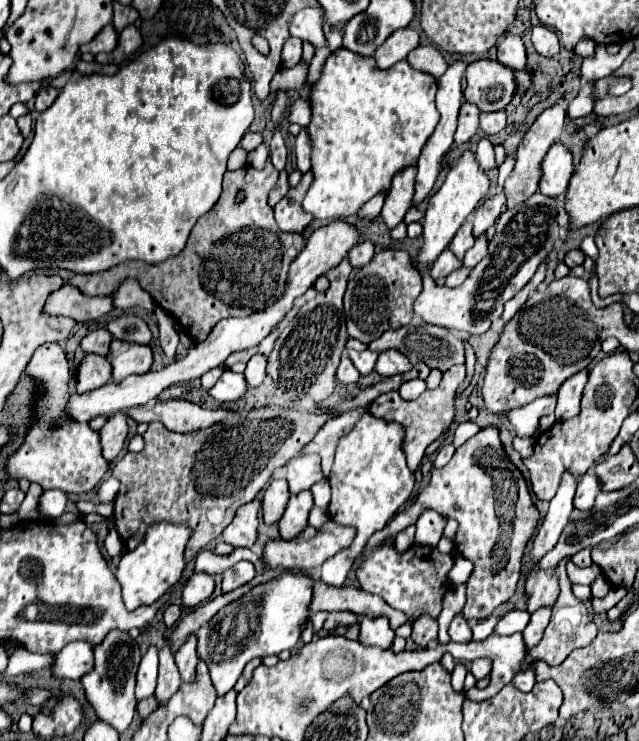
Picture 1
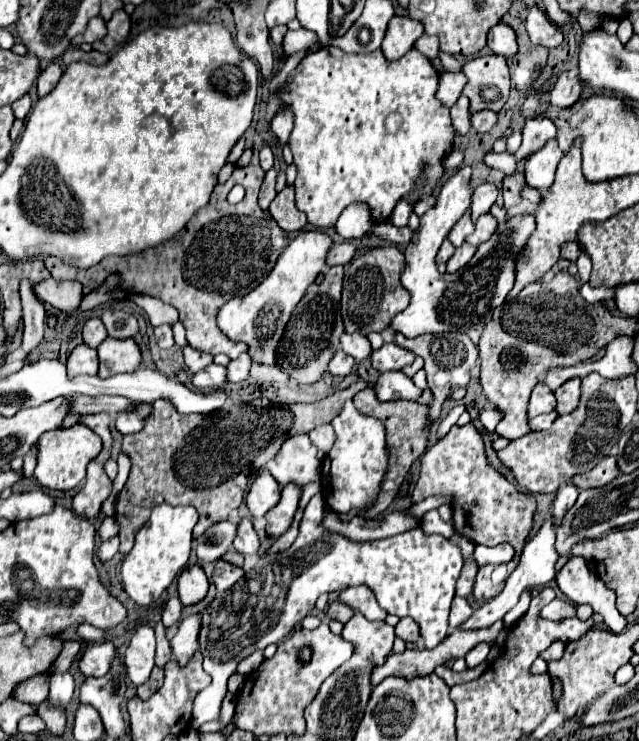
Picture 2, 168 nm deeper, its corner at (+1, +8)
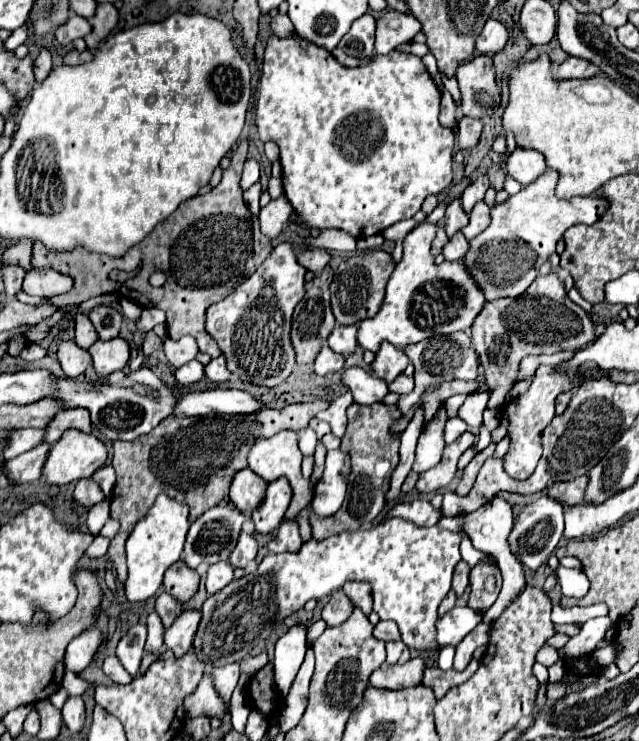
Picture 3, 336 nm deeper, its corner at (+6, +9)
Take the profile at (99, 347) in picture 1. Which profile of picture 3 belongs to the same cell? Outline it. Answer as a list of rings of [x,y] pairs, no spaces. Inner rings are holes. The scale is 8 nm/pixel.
[[[79,312],[79,314],[75,316],[75,344],[77,344],[79,348],[85,348],[85,350],[87,350],[97,338],[99,338],[99,336],[97,336],[93,324],[89,322],[89,318]]]

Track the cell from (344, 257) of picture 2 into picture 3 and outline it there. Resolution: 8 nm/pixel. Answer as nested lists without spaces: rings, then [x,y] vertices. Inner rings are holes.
[[[311,248],[311,250],[301,250],[297,254],[297,262],[301,262],[301,266],[305,266],[307,270],[311,272],[319,272],[321,268],[327,266],[329,262],[329,254],[325,250],[319,250],[319,248]]]

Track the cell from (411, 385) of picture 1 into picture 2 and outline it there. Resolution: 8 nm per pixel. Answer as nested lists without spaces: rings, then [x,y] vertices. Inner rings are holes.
[[[388,371],[382,373],[380,379],[374,385],[376,395],[380,401],[390,401],[390,399],[410,399],[416,401],[422,395],[422,389],[414,385],[410,377],[406,377],[402,371]]]

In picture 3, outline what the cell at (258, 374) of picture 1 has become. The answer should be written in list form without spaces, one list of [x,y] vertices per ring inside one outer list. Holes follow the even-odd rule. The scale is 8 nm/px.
[[[219,356],[219,358],[213,358],[207,366],[205,366],[205,378],[213,384],[221,384],[221,382],[227,382],[229,380],[229,370],[225,368],[225,358]]]

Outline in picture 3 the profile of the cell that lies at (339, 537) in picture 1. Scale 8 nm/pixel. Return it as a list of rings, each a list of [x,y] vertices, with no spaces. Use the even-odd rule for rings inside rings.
[[[413,500],[413,502],[405,502],[405,504],[397,504],[389,510],[389,516],[399,516],[405,520],[411,520],[417,526],[433,526],[439,522],[439,518],[443,516],[441,510],[435,510],[431,506],[431,502],[427,500]]]

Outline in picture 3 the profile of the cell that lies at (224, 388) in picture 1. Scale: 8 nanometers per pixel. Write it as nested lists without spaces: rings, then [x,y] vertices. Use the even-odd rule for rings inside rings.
[[[193,360],[193,362],[187,362],[185,366],[177,368],[177,370],[173,372],[173,376],[175,376],[175,380],[177,380],[181,386],[191,386],[191,384],[195,384],[195,382],[199,382],[199,380],[205,378],[203,372],[205,372],[205,366],[203,366],[201,362]]]

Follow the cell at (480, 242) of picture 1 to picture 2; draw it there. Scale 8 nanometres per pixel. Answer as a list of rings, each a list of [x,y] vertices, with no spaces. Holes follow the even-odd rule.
[[[486,213],[486,215],[482,215],[482,217],[476,221],[476,231],[466,239],[466,243],[478,247],[478,245],[484,243],[486,239],[490,239],[490,235],[494,233],[494,229],[496,229],[496,219],[494,219],[490,213]]]

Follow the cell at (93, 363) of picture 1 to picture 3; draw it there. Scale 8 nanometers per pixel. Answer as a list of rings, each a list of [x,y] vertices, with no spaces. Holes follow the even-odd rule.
[[[73,340],[59,344],[57,358],[59,358],[59,364],[61,364],[67,378],[77,378],[77,376],[85,374],[91,368],[89,352],[79,348]]]

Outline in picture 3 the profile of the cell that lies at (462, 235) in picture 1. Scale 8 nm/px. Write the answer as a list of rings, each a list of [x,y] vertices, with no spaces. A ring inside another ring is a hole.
[[[451,200],[447,210],[445,210],[445,232],[451,238],[455,232],[459,232],[463,226],[467,226],[469,216],[465,214],[465,210],[461,208],[459,200]]]

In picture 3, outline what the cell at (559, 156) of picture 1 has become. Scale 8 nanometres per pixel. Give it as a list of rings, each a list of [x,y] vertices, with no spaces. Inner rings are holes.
[[[519,146],[507,156],[507,162],[505,162],[505,174],[523,186],[537,180],[545,170],[547,170],[545,158],[539,152],[519,148]]]

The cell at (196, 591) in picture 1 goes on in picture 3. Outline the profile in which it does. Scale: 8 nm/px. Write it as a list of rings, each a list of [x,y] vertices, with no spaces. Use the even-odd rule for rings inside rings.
[[[175,562],[167,572],[163,580],[163,590],[175,596],[179,602],[187,602],[199,588],[199,574],[185,566],[185,562]]]

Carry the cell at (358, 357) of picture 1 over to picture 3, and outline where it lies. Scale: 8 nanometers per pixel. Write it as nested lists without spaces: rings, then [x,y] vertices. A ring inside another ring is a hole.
[[[335,326],[329,334],[329,346],[333,352],[347,354],[357,348],[357,326]]]

